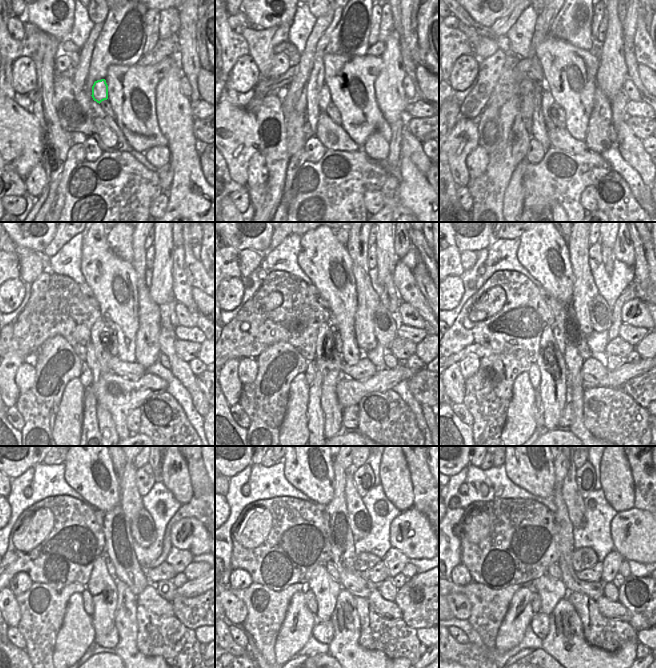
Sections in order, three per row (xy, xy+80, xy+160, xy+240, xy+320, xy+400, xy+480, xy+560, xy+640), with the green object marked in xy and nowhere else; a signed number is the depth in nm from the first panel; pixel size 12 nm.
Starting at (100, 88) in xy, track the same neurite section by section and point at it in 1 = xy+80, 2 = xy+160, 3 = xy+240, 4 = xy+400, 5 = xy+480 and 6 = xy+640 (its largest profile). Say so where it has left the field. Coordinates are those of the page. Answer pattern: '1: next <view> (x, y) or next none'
1: next xy+80 (324, 100)
2: next xy+160 (547, 100)
3: next xy+240 (103, 355)
4: next xy+400 (553, 391)
5: next xy+480 (101, 585)
6: next xy+640 (551, 591)

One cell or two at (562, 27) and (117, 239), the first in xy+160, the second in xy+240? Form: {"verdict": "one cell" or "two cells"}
{"verdict": "one cell"}

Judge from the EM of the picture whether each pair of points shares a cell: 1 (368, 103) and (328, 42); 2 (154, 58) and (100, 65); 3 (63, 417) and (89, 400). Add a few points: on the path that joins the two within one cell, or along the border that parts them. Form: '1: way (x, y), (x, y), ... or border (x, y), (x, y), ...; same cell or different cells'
1: border (360, 55), (327, 53), (324, 56), (324, 75); different cells
2: border (142, 54), (137, 62); different cells
3: border (86, 388), (81, 427); different cells

